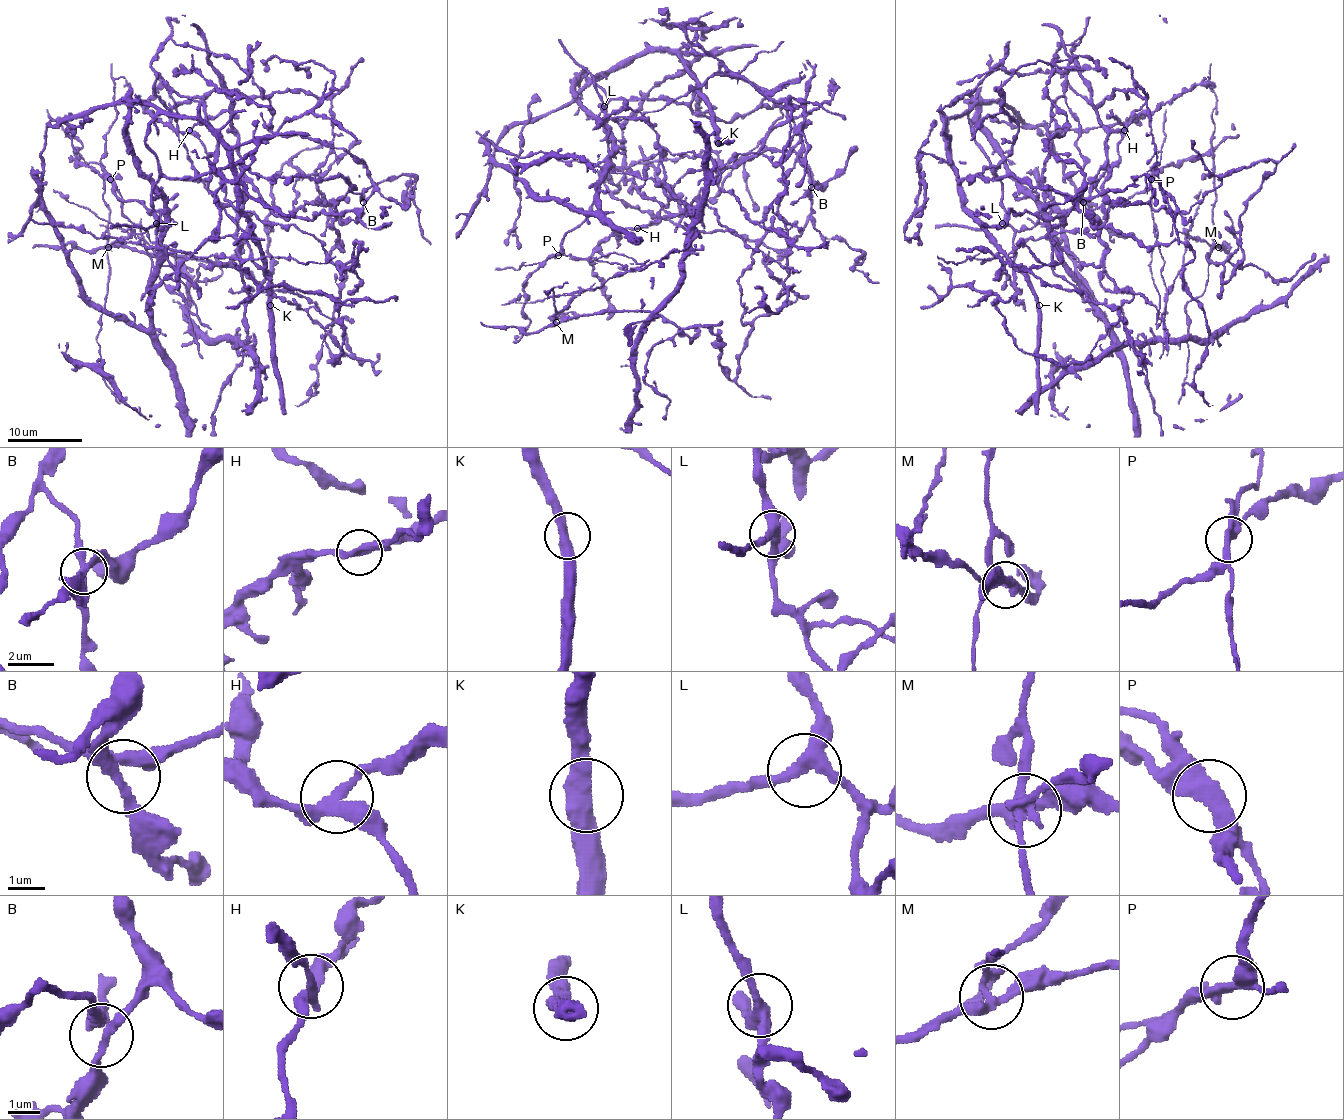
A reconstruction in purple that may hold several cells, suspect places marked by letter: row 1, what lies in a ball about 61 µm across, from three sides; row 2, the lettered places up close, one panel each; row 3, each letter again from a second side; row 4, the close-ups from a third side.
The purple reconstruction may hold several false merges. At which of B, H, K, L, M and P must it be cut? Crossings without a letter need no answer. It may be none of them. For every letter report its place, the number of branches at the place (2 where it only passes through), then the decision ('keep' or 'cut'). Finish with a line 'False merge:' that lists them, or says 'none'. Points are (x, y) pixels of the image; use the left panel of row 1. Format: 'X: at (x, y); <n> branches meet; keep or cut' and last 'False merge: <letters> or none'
B: at (363, 202); 4 branches meet; keep
H: at (189, 130); 3 branches meet; cut
K: at (270, 305); 2 branches meet; keep
L: at (156, 223); 3 branches meet; keep
M: at (108, 247); 6 branches meet; cut
P: at (110, 179); 2 branches meet; cut
False merge: H, M, P

